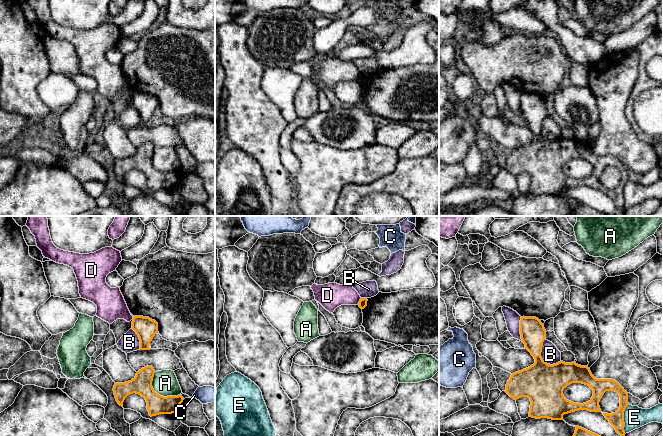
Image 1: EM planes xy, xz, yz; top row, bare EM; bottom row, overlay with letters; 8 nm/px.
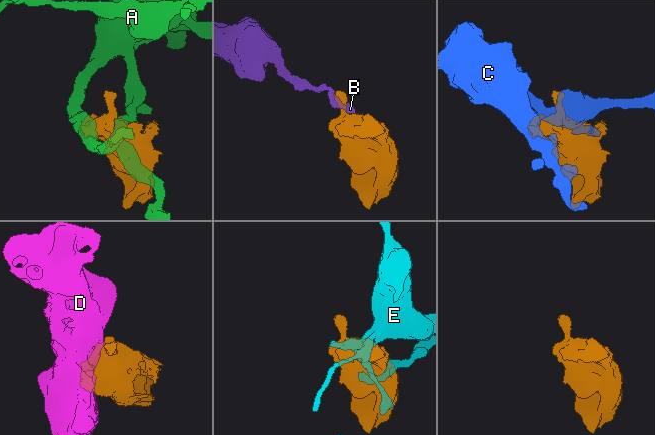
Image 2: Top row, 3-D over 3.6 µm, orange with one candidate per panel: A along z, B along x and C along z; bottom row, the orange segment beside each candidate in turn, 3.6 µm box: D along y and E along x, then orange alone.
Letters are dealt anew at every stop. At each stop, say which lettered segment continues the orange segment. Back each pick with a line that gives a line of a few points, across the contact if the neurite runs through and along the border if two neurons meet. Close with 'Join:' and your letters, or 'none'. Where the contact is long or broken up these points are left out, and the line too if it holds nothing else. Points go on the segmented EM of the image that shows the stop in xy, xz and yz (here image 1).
Join: none

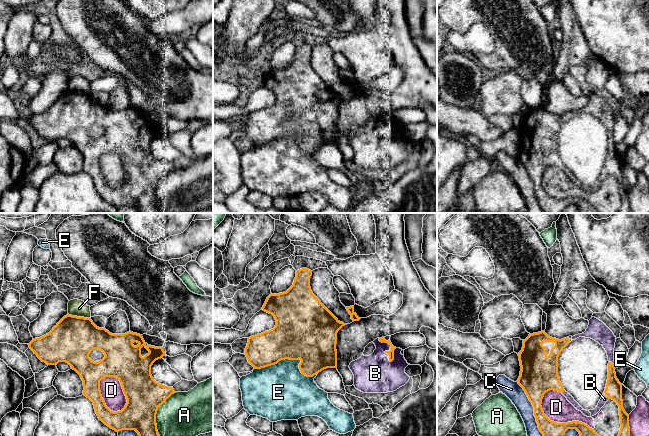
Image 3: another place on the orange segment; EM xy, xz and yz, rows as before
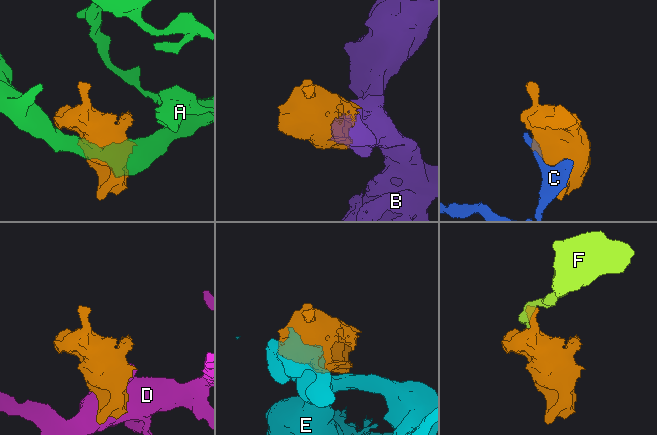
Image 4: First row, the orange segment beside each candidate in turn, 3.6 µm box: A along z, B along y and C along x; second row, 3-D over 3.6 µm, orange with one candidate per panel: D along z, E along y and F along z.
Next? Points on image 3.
Join: B

